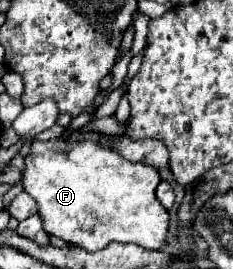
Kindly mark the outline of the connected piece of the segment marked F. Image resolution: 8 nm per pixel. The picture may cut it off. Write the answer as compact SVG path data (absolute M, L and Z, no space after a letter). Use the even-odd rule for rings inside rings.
M58 138L50 142L34 142L30 154L24 158L22 186L24 192L36 200L44 230L50 236L58 236L68 244L78 244L88 252L96 252L110 242L132 242L146 250L158 250L166 244L168 212L154 194L158 184L160 176L156 168L142 162L128 162L118 152L102 148L92 140L76 144ZM102 156L106 156L108 164L104 180Z

